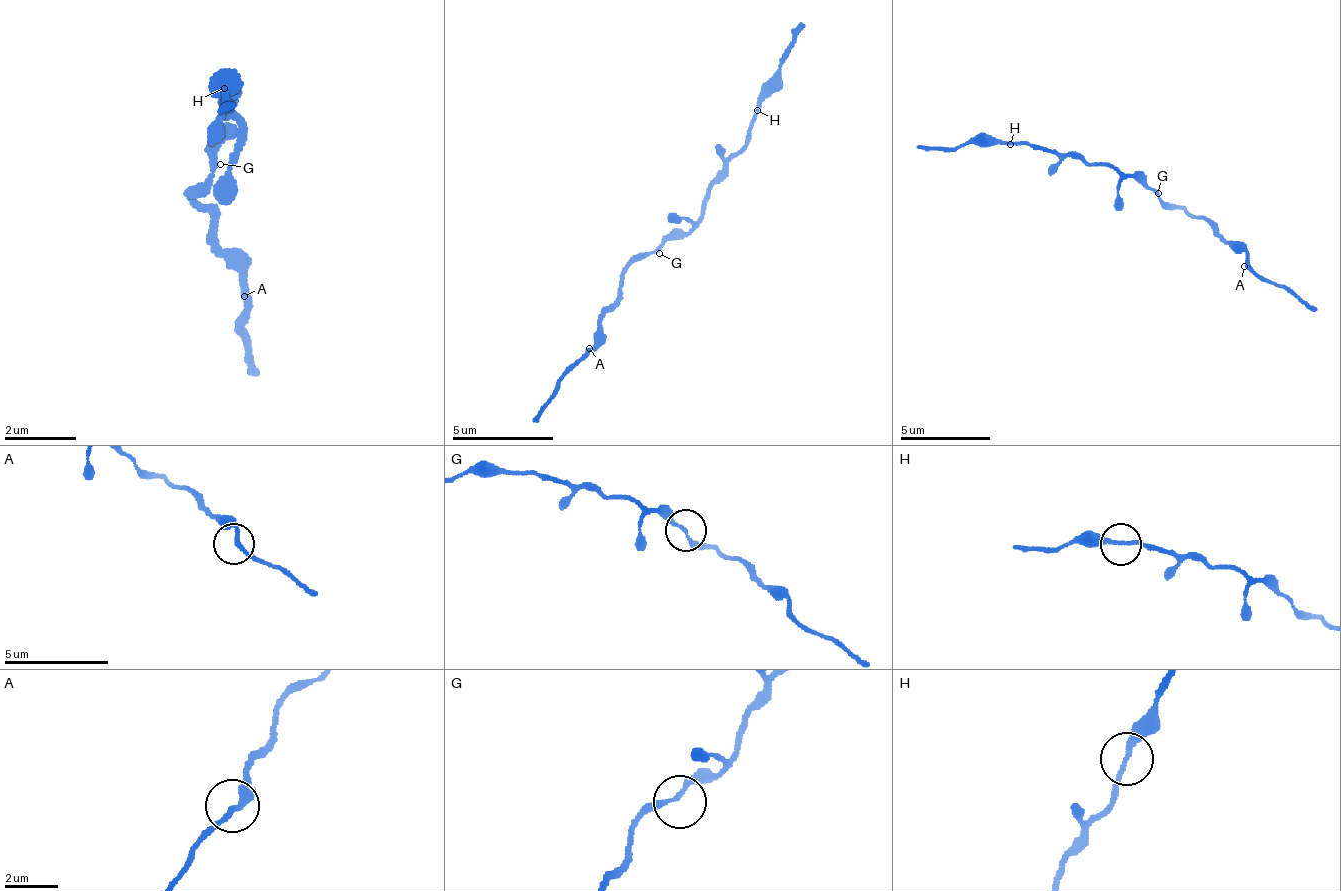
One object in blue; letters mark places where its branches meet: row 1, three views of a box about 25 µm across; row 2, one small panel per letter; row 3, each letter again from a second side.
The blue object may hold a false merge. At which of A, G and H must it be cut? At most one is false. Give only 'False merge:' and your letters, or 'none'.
False merge: none

